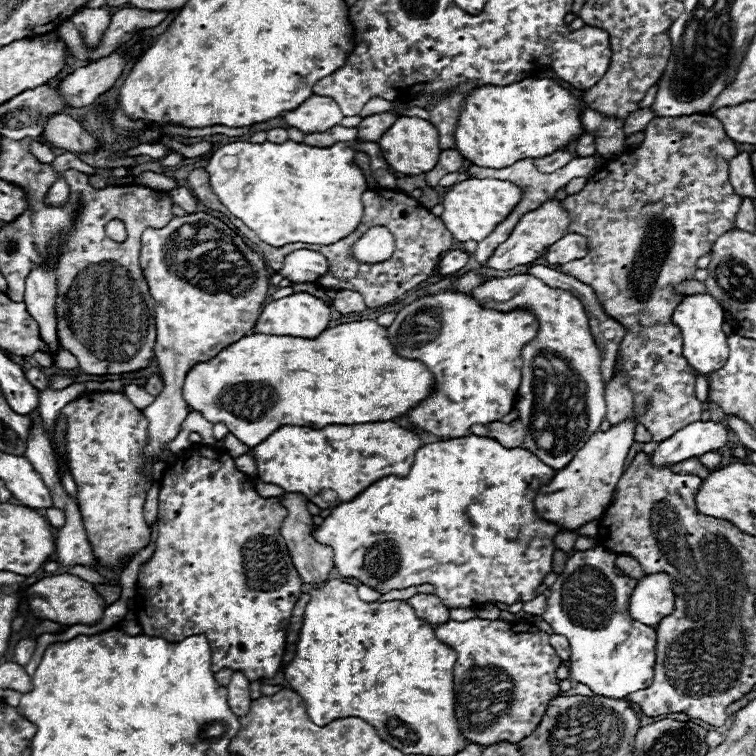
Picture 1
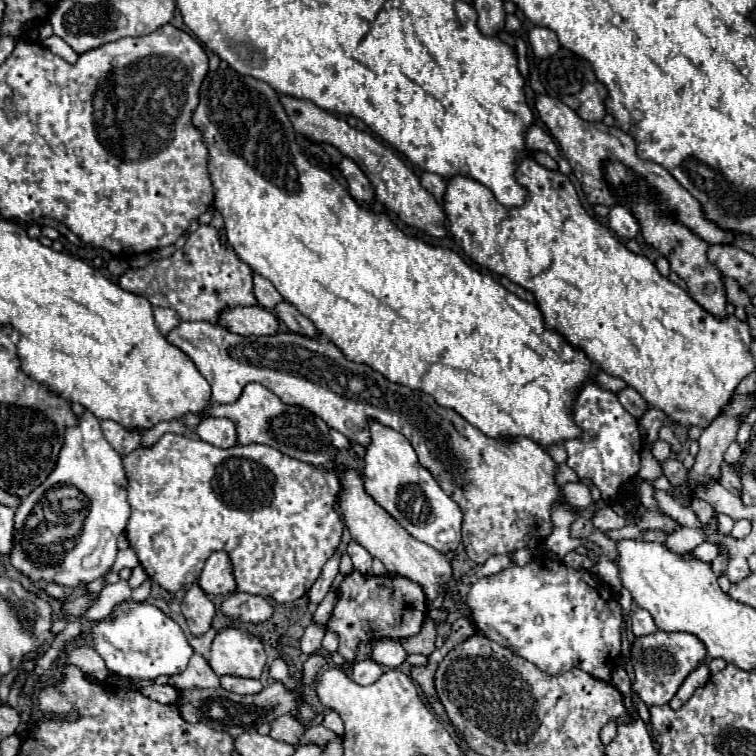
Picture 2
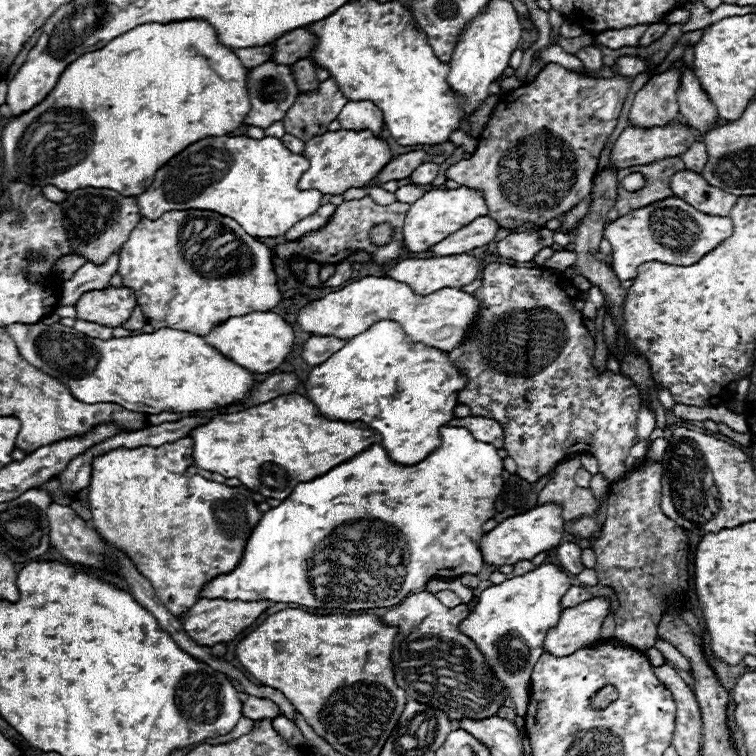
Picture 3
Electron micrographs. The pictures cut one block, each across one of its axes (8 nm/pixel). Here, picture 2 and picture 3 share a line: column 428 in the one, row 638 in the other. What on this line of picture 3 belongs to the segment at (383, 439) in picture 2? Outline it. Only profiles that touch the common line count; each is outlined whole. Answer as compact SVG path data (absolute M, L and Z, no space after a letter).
M540 564L534 570L514 576L502 584L486 588L466 620L462 620L462 634L470 636L496 676L506 686L506 696L514 702L518 716L526 716L528 710L528 682L534 664L544 654L544 638L550 628L558 624L560 600L570 588L568 574L556 564Z

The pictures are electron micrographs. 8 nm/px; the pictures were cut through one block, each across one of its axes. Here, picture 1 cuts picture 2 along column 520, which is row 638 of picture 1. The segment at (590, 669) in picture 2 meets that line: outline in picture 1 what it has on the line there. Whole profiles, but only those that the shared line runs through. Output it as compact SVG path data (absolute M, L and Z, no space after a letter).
M602 546L584 552L576 550L552 584L542 618L570 644L568 668L572 680L586 684L594 694L624 698L630 692L650 686L654 680L656 628L630 618L628 604L638 582L618 576L614 572L614 560L616 554Z

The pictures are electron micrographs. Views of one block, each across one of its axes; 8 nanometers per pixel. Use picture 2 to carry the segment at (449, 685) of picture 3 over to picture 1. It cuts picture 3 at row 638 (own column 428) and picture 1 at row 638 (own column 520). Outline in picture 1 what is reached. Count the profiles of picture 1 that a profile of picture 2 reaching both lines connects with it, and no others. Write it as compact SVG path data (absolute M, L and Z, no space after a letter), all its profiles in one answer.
M450 620L434 628L436 638L446 646L454 648L458 660L454 664L454 694L456 694L456 718L460 722L462 734L476 744L490 746L494 742L518 742L528 736L542 720L550 700L560 692L556 668L560 666L560 656L548 642L548 634L538 628L520 628L506 624L502 620Z

